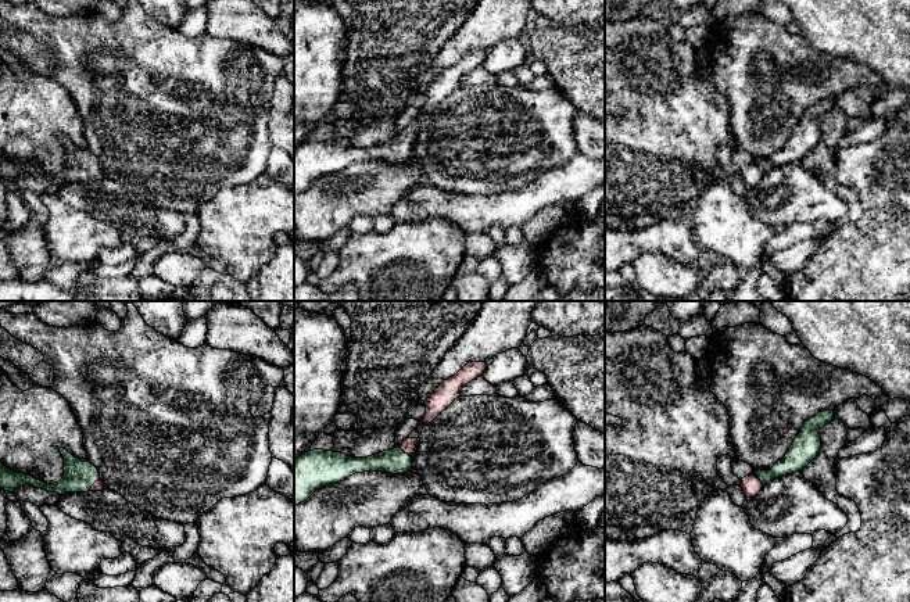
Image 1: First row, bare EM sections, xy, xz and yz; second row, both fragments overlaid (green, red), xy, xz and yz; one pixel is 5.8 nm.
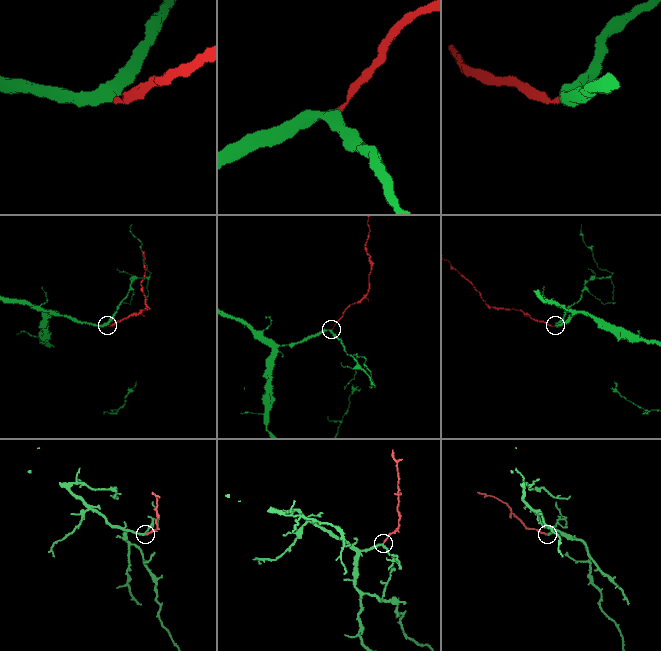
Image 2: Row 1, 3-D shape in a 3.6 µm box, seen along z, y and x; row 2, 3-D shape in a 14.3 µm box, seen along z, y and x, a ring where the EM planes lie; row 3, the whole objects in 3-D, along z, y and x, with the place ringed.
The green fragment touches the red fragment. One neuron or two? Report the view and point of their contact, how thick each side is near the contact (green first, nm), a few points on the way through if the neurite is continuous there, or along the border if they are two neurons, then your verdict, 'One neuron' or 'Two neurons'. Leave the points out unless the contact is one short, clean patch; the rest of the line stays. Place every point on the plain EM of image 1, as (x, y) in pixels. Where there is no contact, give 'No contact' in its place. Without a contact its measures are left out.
Touches green at xy (93, 172). Thickness 190 nm (green) against 60 nm. Path across: xy (79, 164), (93, 172), (99, 174). One neuron

